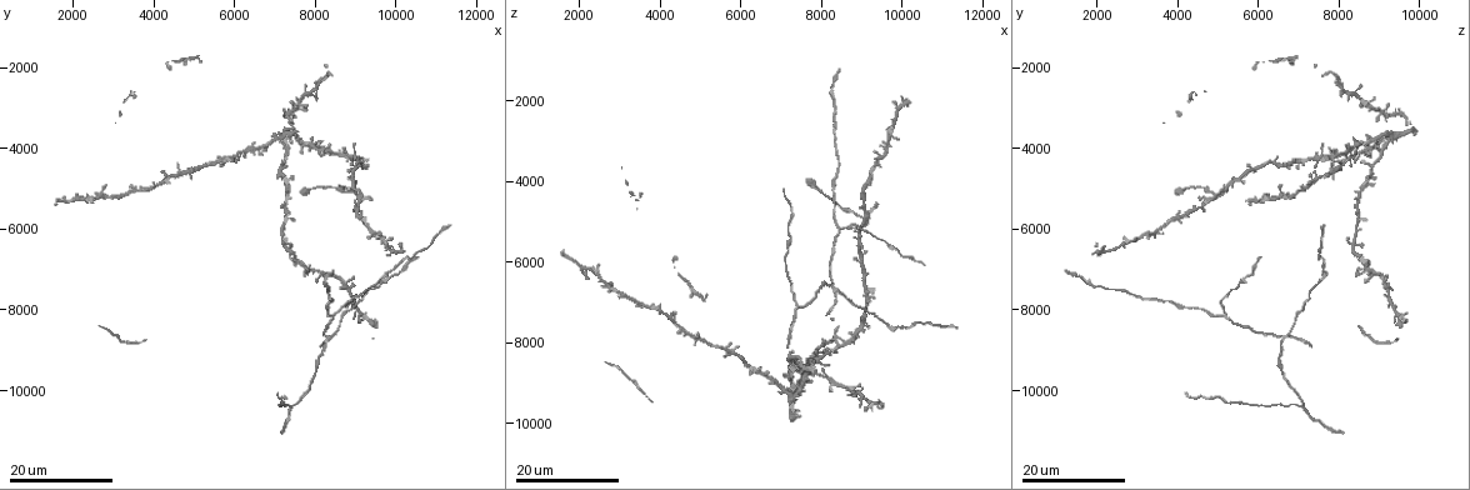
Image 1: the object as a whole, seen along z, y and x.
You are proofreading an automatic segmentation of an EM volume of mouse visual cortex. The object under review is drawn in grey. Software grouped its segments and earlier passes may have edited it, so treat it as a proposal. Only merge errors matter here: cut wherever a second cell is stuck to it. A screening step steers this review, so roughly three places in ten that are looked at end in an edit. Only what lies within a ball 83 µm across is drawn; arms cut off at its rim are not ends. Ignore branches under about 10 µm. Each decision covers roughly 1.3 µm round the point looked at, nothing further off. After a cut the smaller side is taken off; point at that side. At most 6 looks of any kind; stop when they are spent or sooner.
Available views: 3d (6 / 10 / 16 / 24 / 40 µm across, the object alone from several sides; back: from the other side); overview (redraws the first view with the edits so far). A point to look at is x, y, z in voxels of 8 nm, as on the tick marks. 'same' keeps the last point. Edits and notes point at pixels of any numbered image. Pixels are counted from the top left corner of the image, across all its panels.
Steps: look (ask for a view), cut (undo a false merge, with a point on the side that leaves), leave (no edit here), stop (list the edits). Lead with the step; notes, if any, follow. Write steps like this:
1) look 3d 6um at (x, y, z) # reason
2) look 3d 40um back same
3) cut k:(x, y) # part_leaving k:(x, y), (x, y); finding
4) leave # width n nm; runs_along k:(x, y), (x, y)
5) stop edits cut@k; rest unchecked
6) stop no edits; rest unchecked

look 3d 16um at (8800, 7350, 9100) # arms part here

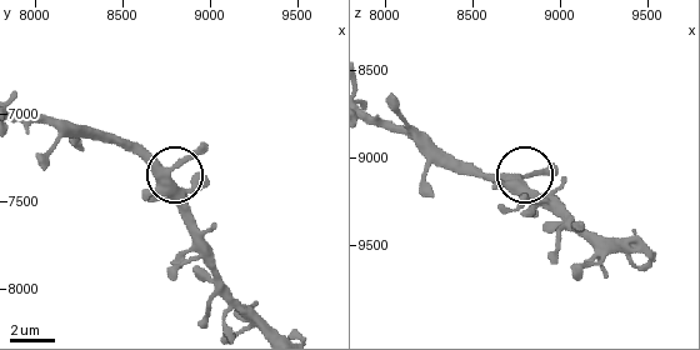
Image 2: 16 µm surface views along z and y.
look 3d 10um same # closer look

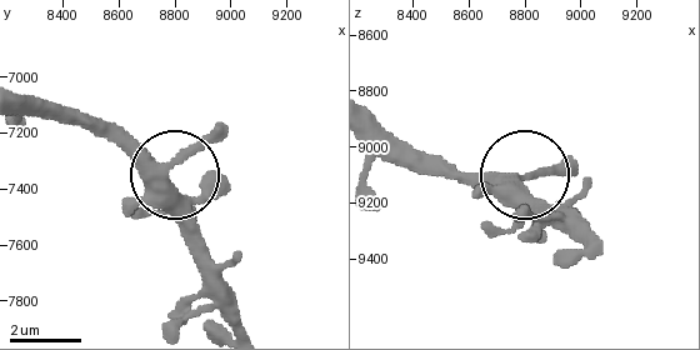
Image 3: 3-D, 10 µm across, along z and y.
leave # all the same cell

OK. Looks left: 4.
look 3d 24um at (4650, 4600, 7750)

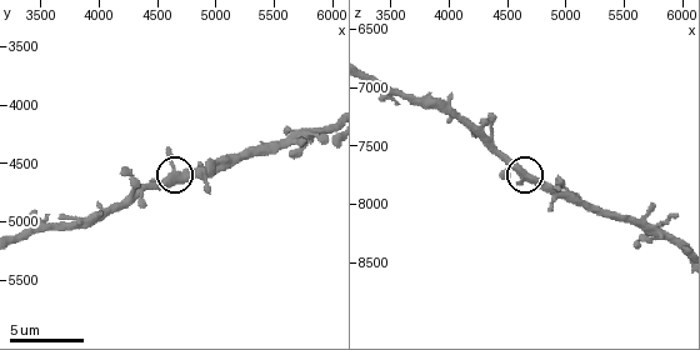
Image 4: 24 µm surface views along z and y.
look 3d 10um at (4620, 4540, 7760)

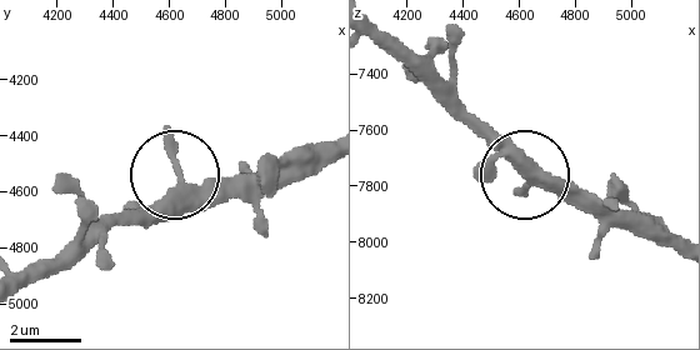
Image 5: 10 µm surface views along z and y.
leave # side_arm 29 um; runs_along 5:(678, 250), (528, 181), (456, 119); continuous, no second cell

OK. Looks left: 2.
look 3d 24um at (2700, 5050, 6600) # four arms meet

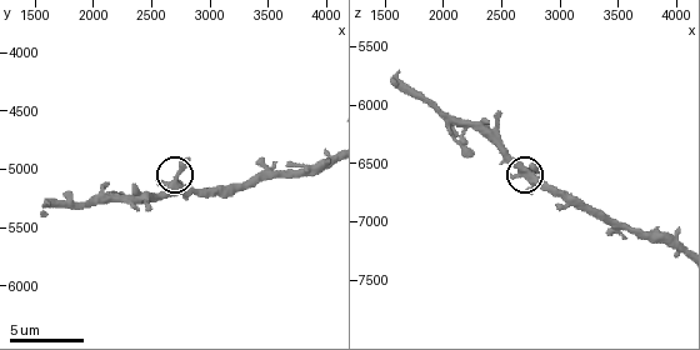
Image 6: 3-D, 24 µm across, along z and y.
look 3d 10um same

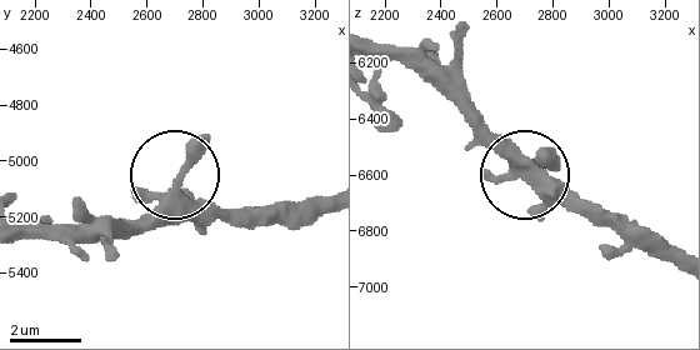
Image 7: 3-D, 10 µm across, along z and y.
leave # side_arm 30 um; runs_along 7:(678, 268), (570, 208), (474, 121); continuous, no second cell

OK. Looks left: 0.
stop no edits; rest unchecked

